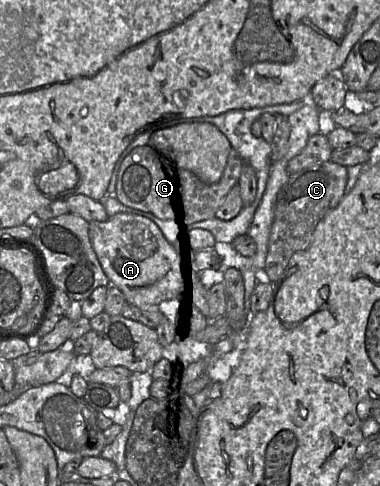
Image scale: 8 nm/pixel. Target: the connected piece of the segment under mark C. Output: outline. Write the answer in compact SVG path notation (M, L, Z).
M324 161L290 174L277 194L274 220L271 227L264 270L270 282L284 273L294 253L306 249L315 228L322 218L332 211L345 195L348 170L344 165Z

